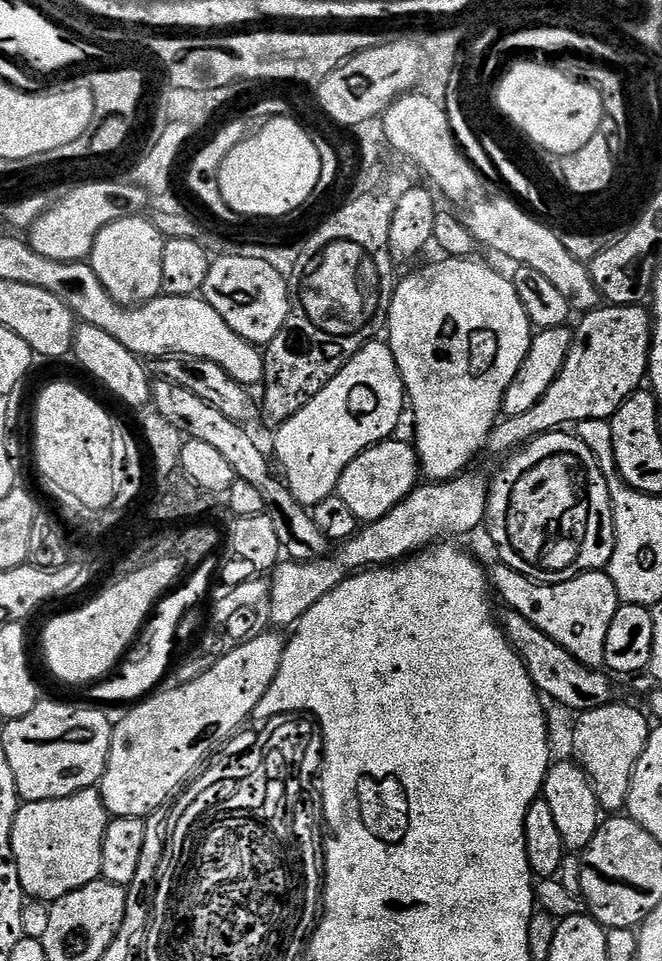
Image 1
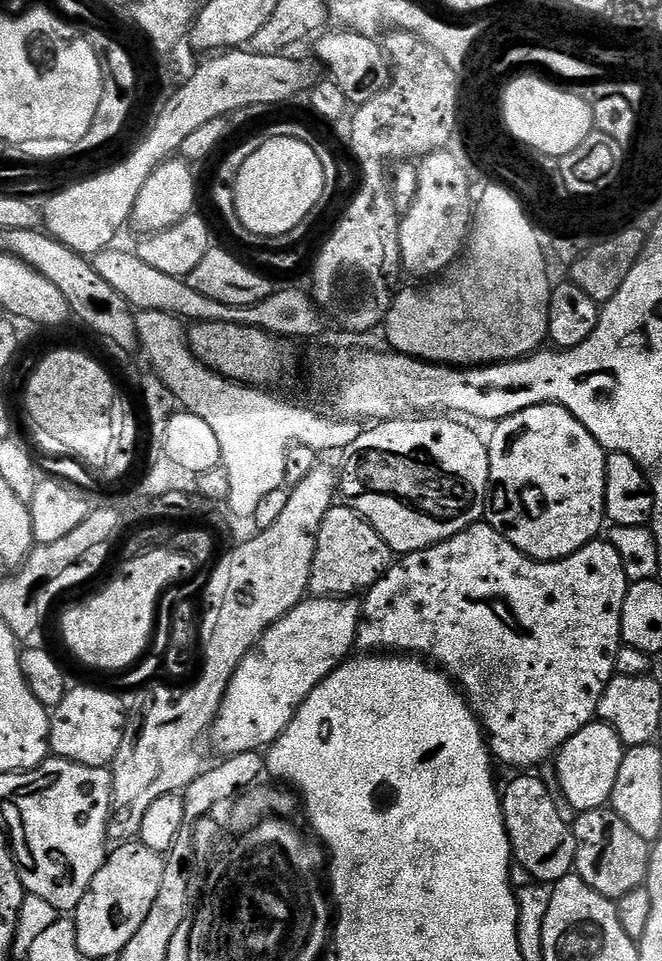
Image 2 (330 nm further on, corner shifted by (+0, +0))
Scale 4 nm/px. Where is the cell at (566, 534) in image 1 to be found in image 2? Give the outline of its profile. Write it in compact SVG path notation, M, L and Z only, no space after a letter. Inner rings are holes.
M557 404L527 408L499 421L493 428L496 429L492 437L489 435L486 440L490 458L486 523L501 532L520 552L545 562L564 560L597 539L601 535L600 527L606 524L604 495L608 458L590 430Z

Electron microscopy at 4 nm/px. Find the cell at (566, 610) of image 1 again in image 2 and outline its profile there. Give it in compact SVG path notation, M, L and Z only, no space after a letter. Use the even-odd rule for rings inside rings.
M477 522L448 540L443 540L441 544L401 555L393 563L386 575L373 588L369 588L363 597L356 643L361 649L371 650L376 654L419 654L435 662L451 675L463 692L464 699L471 704L485 733L490 737L490 748L495 759L499 763L501 760L502 763L516 768L512 770L536 770L536 767L539 769L547 765L559 753L563 744L574 734L578 734L578 730L582 730L597 719L598 702L613 676L617 675L616 659L622 647L620 639L622 602L626 602L629 583L626 570L622 566L622 558L607 539L591 540L586 546L582 546L582 550L570 554L564 560L545 562L534 560L525 552L520 552L501 532L494 530L488 523Z

